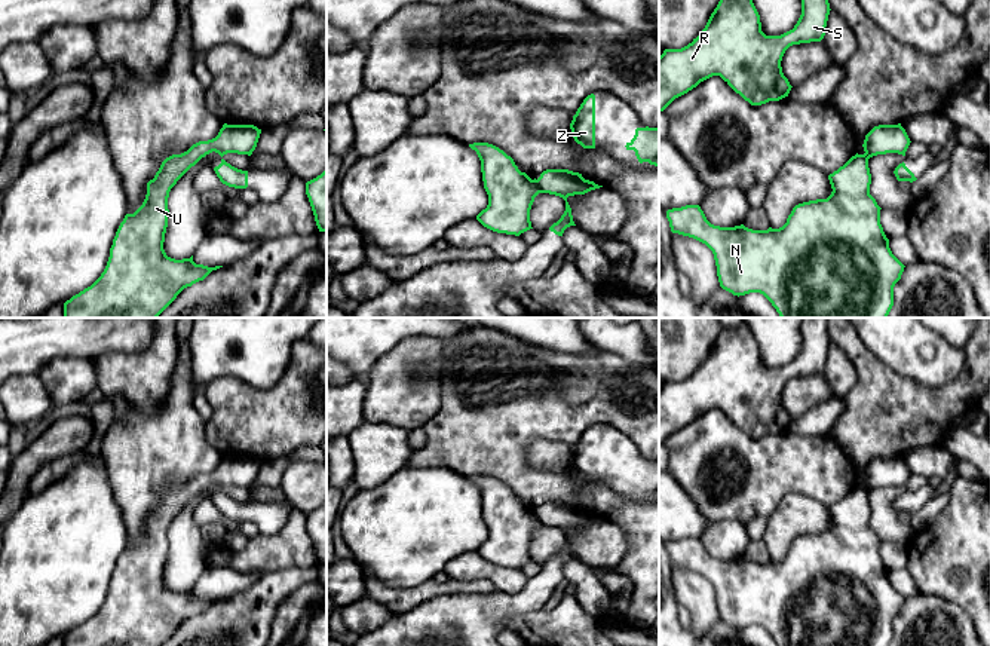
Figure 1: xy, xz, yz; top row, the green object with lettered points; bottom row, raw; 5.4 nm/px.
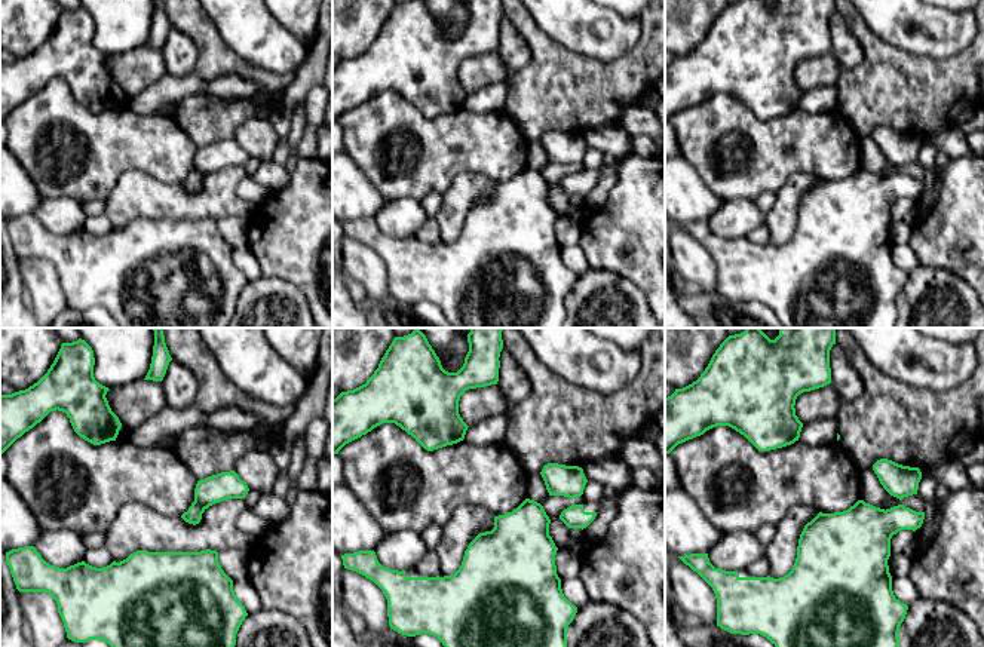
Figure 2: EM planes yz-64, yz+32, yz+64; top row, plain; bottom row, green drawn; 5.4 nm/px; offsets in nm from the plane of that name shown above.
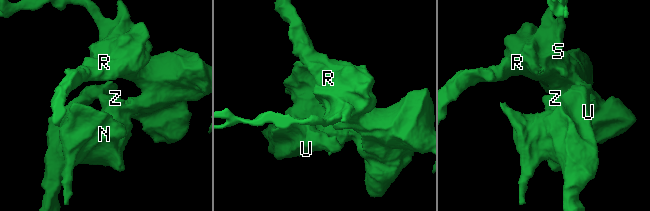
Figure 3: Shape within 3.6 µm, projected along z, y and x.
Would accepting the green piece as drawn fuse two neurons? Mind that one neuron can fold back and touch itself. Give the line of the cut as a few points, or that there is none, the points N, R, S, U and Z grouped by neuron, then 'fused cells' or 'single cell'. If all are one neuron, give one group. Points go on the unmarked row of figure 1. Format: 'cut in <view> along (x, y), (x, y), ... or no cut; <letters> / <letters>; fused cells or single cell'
no cut; N R S U Z; single cell

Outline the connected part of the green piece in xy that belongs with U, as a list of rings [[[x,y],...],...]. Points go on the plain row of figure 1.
[[[224,456],[215,471],[199,474],[187,484],[166,490],[154,511],[147,515],[142,538],[134,547],[126,547],[120,555],[104,604],[91,619],[64,636],[64,646],[162,646],[184,621],[203,613],[212,603],[223,600],[196,597],[193,588],[183,593],[166,588],[163,575],[168,560],[169,524],[191,499],[212,484],[221,490],[227,486],[251,489],[260,466],[261,462],[254,457]]]

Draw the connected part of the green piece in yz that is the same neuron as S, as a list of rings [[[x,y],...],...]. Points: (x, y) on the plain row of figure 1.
[[[803,318],[801,348],[794,361],[781,368],[766,368],[753,331],[744,322],[735,328],[721,328],[705,361],[692,376],[681,382],[665,382],[659,389],[659,446],[712,408],[720,408],[751,438],[788,429],[793,419],[782,405],[782,389],[793,377],[821,374],[830,343],[827,318]]]

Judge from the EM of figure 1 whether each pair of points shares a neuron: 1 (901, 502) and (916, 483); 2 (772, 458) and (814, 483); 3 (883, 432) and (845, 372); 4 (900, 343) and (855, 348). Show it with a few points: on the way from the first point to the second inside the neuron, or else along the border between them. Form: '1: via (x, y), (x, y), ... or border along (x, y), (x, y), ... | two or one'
1: border along (928, 483), (906, 492) | two
2: via (782, 464), (794, 464), (803, 472) | one
3: border along (843, 352), (854, 369), (855, 385), (842, 398) | two
4: border along (855, 333), (891, 370) | two

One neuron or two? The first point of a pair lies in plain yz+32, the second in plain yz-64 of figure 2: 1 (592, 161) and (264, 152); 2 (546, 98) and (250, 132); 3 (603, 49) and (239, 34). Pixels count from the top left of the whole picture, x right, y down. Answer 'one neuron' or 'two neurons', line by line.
1: two neurons
2: two neurons
3: one neuron

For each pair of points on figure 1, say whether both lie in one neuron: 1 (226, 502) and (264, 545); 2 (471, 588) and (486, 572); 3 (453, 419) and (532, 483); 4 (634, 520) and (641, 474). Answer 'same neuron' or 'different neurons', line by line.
1: different neurons
2: different neurons
3: same neuron
4: different neurons

